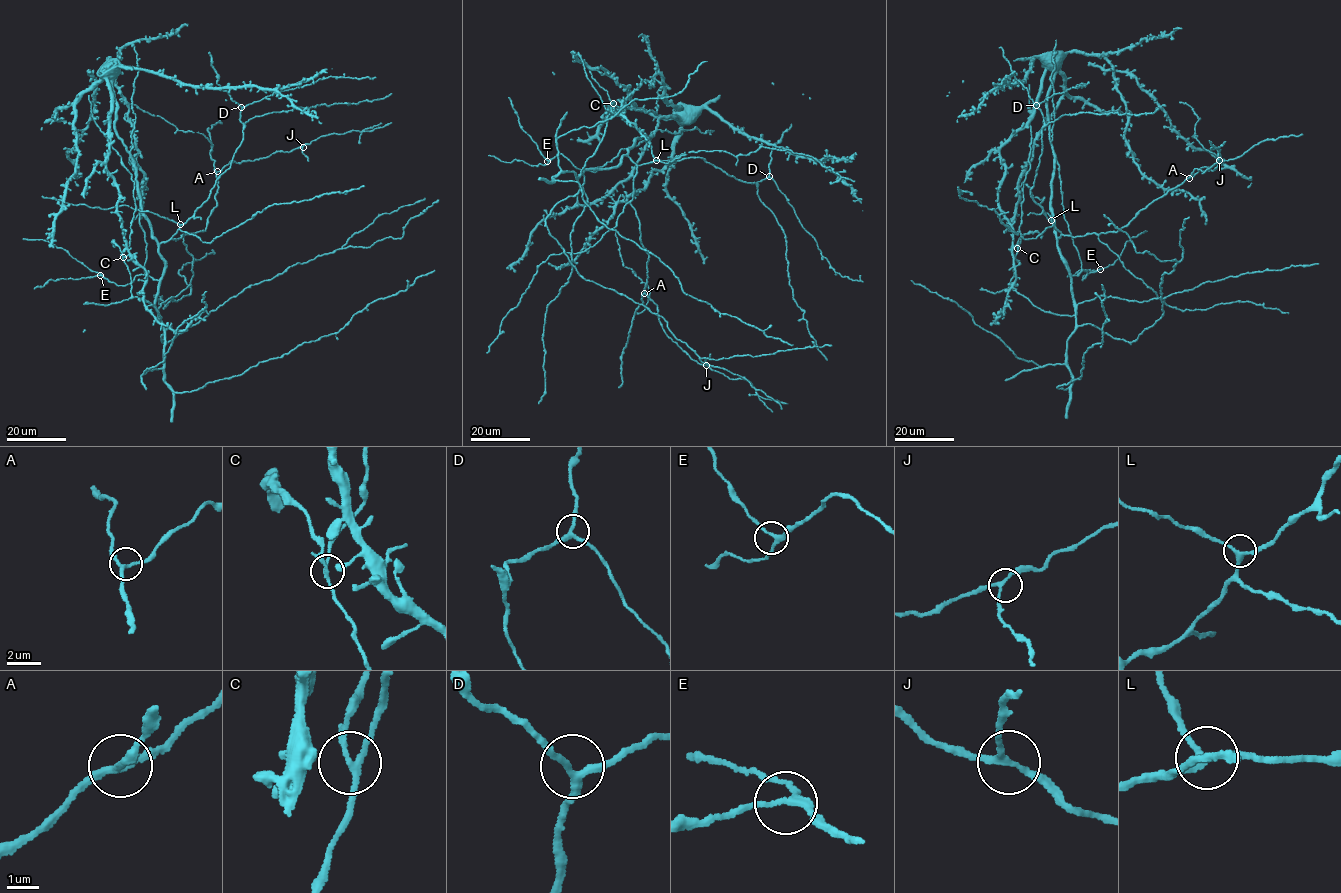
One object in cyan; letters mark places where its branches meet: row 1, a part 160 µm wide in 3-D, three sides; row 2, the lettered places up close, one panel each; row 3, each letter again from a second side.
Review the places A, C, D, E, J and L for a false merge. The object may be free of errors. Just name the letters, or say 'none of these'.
C

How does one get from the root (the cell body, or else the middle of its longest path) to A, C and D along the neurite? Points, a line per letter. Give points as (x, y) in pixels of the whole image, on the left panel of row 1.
A: (163, 260), (159, 251), (163, 242), (206, 229), (208, 218), (217, 205), (217, 171)
C: (163, 260), (164, 271), (155, 304), (158, 320), (161, 317), (150, 303), (132, 295), (131, 277), (123, 257)
D: (163, 260), (159, 245), (189, 219), (209, 196), (215, 180), (230, 167), (243, 139), (241, 107)

